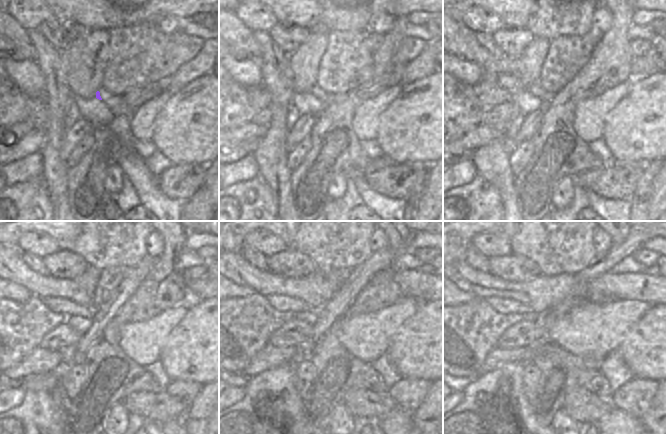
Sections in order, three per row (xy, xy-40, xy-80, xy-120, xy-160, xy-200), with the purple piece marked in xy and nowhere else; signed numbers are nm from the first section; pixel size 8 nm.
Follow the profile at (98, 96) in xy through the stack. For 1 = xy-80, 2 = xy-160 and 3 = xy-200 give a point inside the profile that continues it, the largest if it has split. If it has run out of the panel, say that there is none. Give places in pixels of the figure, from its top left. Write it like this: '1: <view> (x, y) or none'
1: xy-80 (511, 83)
2: xy-160 (283, 304)
3: xy-200 (504, 306)

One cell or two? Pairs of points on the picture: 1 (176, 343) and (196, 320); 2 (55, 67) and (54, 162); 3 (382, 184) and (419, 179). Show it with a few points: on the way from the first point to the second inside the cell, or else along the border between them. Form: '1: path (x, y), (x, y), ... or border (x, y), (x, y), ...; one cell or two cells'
1: path (182, 337), (193, 326); one cell
2: path (58, 91), (58, 125), (54, 132), (54, 138); one cell
3: path (391, 184), (399, 187), (410, 179); one cell

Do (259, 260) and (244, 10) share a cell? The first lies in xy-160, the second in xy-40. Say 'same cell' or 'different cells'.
different cells

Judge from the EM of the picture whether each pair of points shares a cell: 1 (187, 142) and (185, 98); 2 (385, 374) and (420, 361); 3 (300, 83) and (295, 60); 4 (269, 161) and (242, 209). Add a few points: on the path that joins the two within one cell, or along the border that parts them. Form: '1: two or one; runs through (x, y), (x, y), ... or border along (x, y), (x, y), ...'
1: one; runs through (187, 131), (187, 109)
2: two; border along (385, 353), (402, 378)
3: one; runs through (300, 77), (300, 66)
4: two; border along (258, 174), (269, 186), (274, 196)

